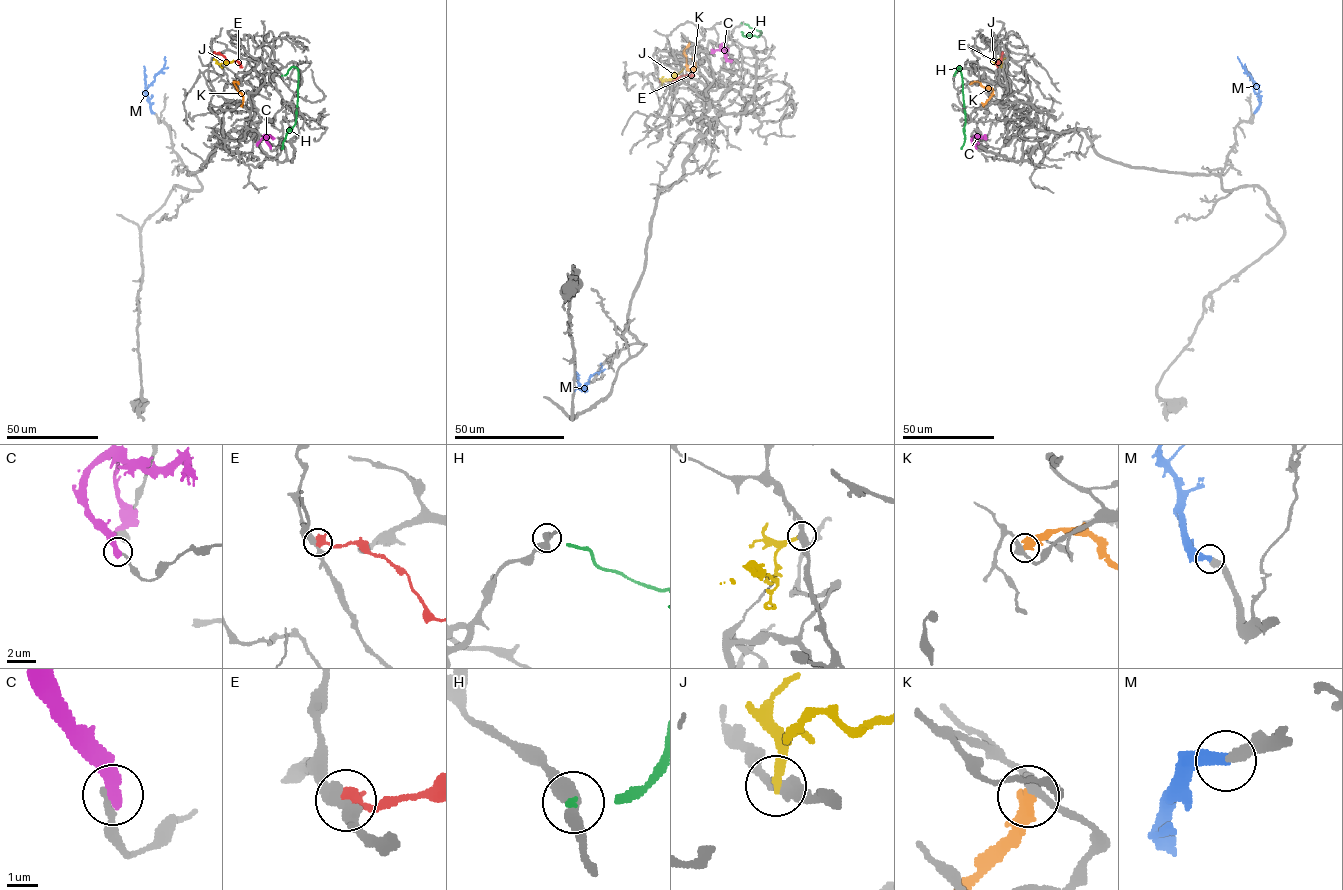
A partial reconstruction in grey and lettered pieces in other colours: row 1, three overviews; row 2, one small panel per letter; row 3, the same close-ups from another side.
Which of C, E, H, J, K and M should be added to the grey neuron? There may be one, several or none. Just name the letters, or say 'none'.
M

